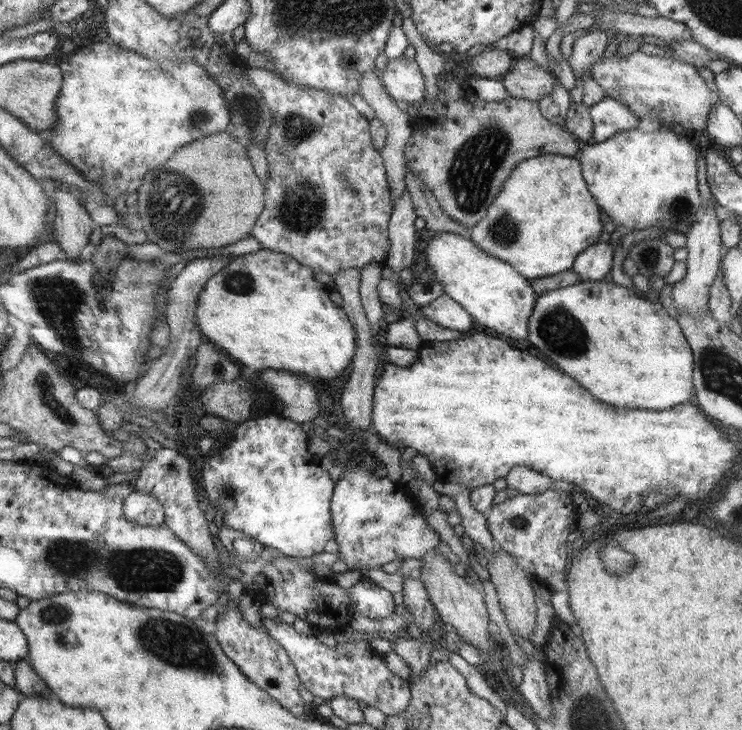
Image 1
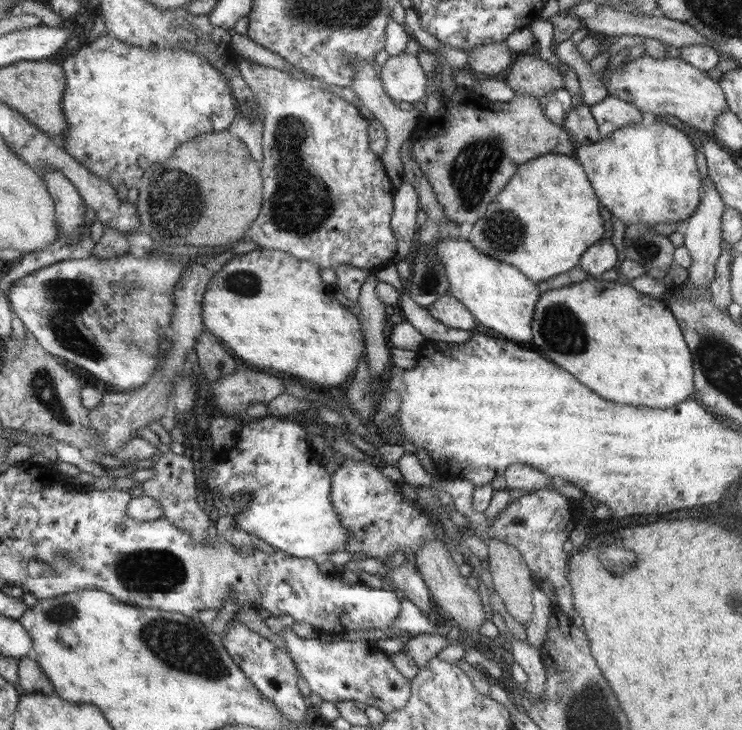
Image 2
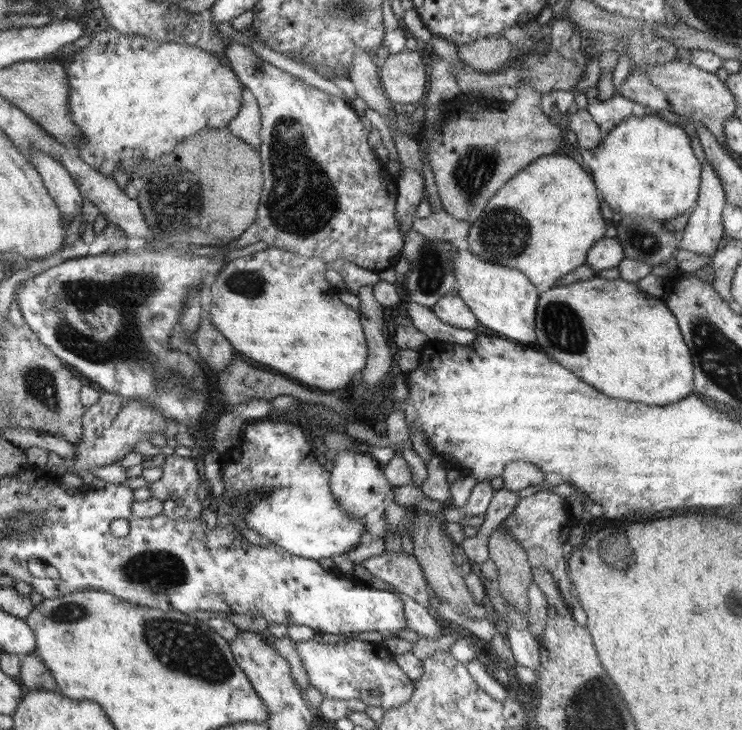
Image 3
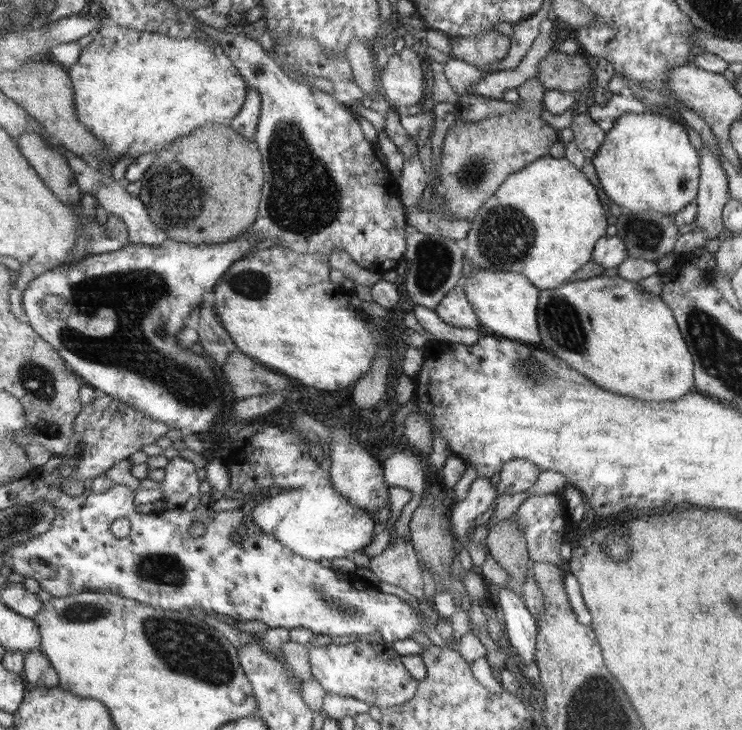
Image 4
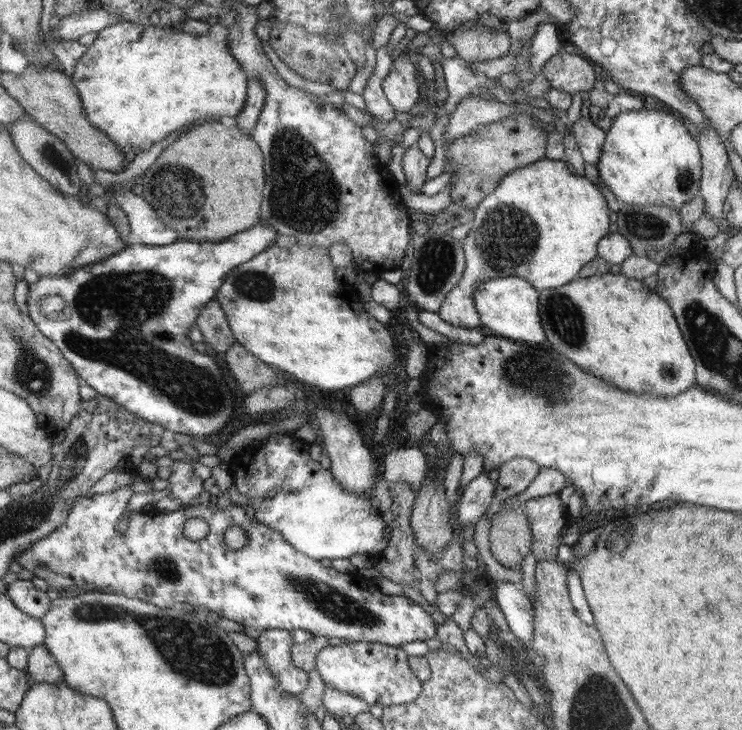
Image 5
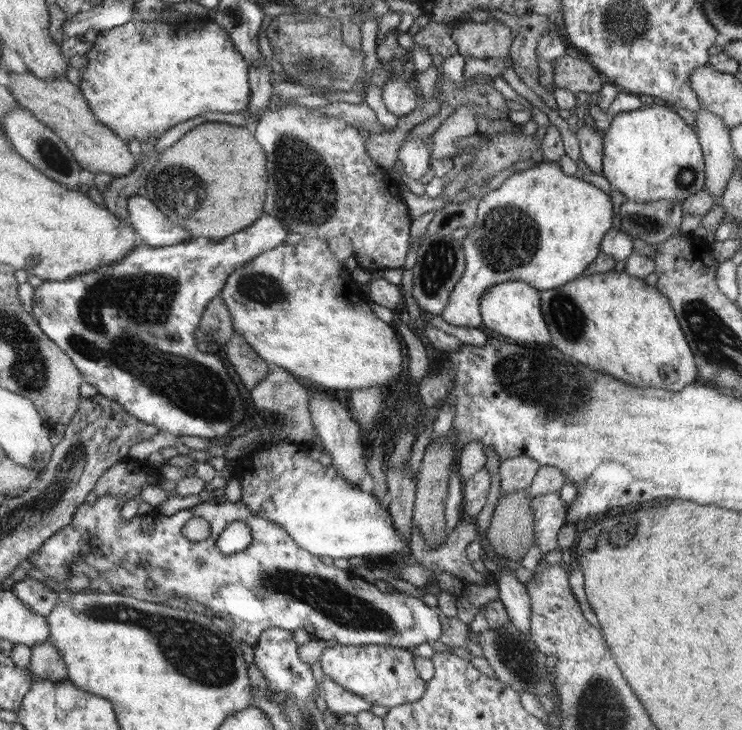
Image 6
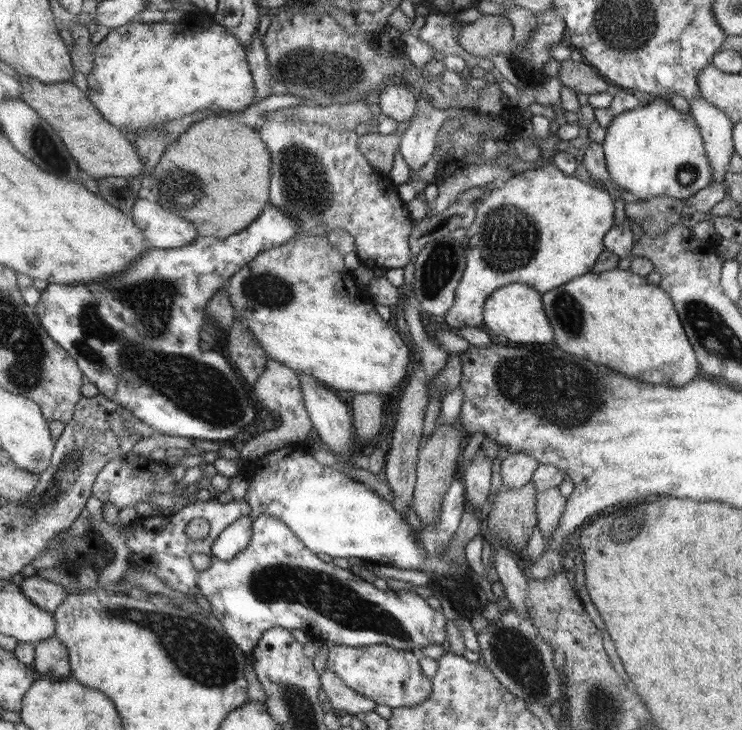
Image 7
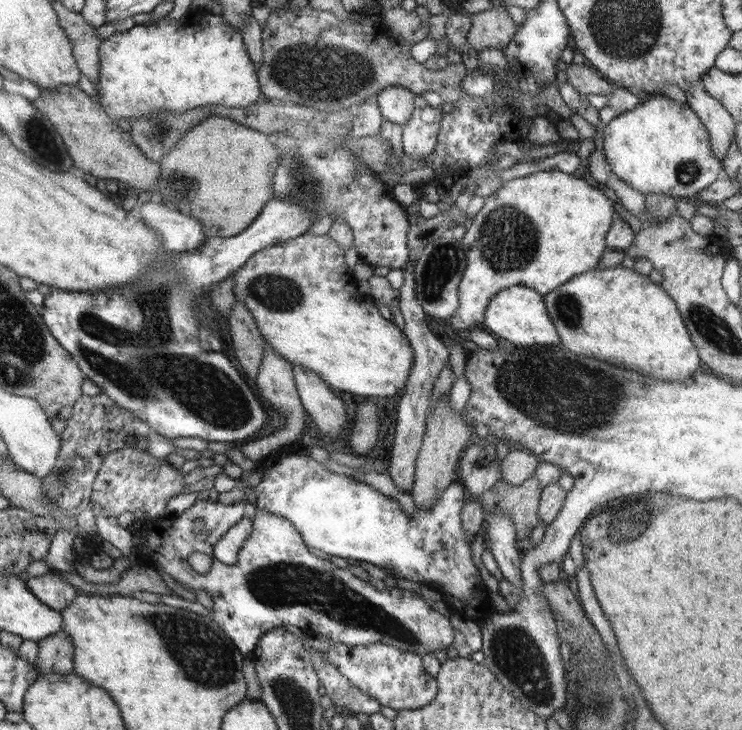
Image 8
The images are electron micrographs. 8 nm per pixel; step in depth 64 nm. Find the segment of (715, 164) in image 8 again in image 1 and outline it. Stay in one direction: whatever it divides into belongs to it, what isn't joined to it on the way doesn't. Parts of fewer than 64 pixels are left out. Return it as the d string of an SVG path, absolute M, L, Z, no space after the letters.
M638 127L618 132L604 142L582 145L577 155L602 212L624 231L656 228L668 230L665 234L669 234L680 229L684 234L702 215L696 184L698 150L670 127L652 132L642 132Z

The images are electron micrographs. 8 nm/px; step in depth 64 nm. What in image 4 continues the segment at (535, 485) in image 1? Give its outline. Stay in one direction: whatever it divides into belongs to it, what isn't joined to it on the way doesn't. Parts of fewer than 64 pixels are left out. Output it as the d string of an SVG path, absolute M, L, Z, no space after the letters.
M514 459L505 463L497 474L500 477L498 496L528 491L538 480L541 471L539 466L528 460Z

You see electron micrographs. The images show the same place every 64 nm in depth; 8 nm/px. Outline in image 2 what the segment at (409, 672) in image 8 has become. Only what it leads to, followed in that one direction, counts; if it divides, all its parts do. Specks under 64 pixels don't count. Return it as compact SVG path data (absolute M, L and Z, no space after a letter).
M292 627L277 632L284 639L289 655L299 674L306 680L308 688L329 702L358 701L374 706L388 714L405 708L412 698L412 681L393 663L389 654L380 649L376 642L358 639L321 642L319 638L302 638Z

